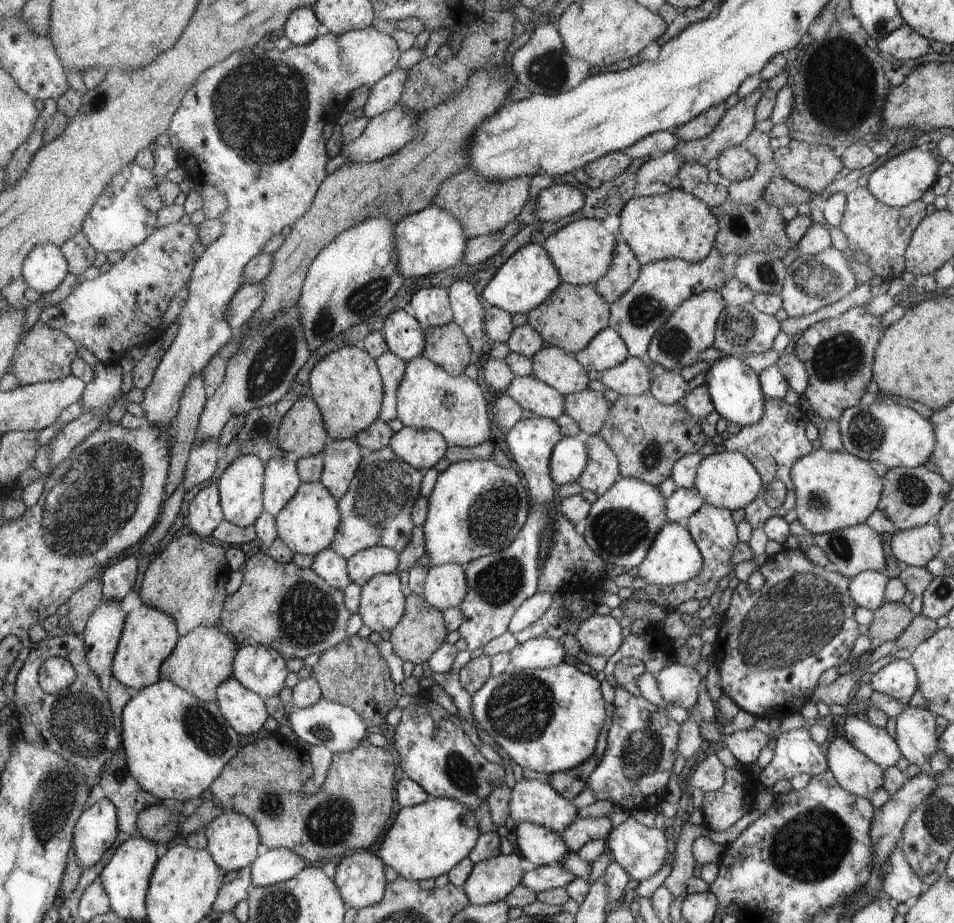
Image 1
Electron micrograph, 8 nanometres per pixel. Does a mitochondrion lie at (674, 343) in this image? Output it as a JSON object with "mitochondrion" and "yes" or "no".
{"mitochondrion":"yes"}

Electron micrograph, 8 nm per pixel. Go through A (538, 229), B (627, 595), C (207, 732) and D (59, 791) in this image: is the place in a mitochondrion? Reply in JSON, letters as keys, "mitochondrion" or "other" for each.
{"A":"other","B":"other","C":"mitochondrion","D":"mitochondrion"}

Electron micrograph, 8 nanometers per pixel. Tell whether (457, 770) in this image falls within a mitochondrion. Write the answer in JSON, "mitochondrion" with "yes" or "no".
{"mitochondrion":"yes"}

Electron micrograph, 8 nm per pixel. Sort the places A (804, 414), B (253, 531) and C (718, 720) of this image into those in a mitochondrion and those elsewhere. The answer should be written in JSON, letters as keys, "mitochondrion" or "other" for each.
{"A":"other","B":"other","C":"other"}

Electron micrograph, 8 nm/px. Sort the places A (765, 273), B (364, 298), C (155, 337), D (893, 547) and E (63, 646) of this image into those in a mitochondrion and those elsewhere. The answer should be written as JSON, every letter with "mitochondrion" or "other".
{"A":"mitochondrion","B":"mitochondrion","C":"other","D":"other","E":"other"}

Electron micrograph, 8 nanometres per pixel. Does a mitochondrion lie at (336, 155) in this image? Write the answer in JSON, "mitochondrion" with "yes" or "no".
{"mitochondrion":"no"}

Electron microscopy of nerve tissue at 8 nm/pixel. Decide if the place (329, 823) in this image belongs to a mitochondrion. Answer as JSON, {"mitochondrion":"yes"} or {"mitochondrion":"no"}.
{"mitochondrion":"yes"}

